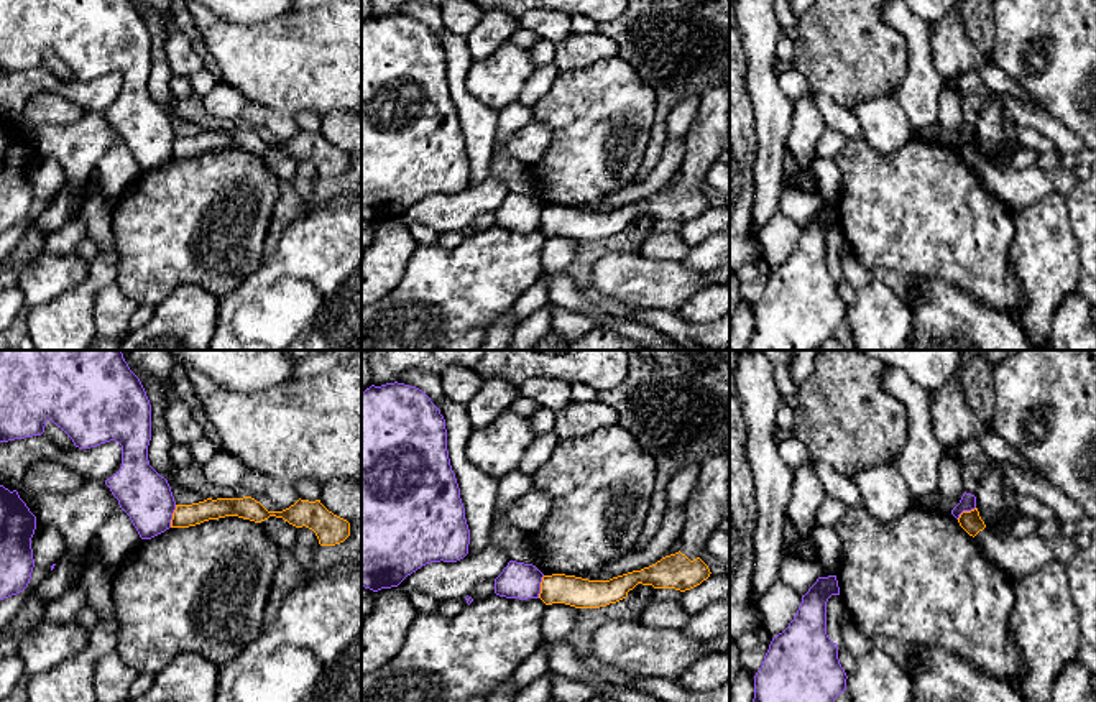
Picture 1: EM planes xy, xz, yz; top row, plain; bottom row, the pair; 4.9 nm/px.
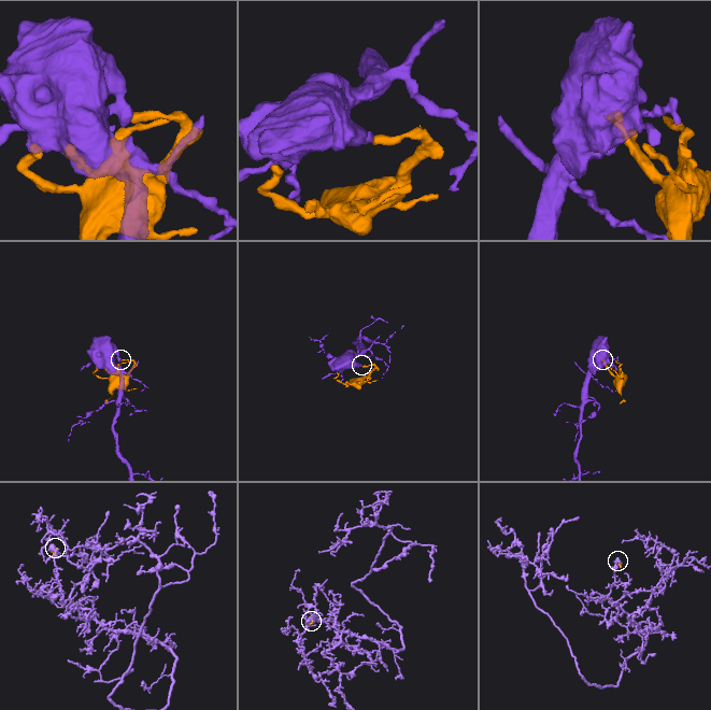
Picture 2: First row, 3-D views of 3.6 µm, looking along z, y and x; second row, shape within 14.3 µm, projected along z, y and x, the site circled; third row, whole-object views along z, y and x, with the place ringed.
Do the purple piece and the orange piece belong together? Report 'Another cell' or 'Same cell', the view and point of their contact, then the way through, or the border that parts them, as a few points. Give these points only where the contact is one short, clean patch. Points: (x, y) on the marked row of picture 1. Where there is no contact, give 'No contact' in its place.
Another cell. Touches purple at xy (171, 517). Boundary: xy (176, 505), (170, 526)

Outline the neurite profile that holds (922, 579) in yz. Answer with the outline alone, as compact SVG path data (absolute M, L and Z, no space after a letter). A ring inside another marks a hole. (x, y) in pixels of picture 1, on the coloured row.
M912 503L897 521L889 523L877 520L864 506L846 506L845 516L833 528L841 541L841 567L836 574L840 597L863 635L896 638L922 648L943 648L1011 684L1024 676L1025 664L1009 631L1015 607L1014 580L986 557L951 513Z

